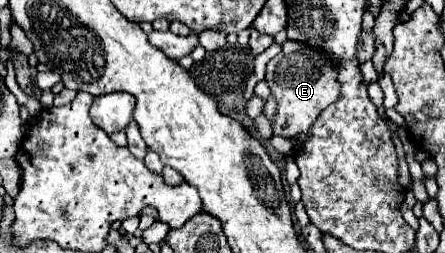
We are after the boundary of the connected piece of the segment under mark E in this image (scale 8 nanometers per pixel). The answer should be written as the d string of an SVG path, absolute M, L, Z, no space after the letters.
M285 41L279 55L275 55L267 65L267 85L277 99L277 115L273 123L273 135L295 137L307 133L315 119L325 107L341 97L341 83L337 81L339 69L337 59L317 51L315 47L301 41Z

